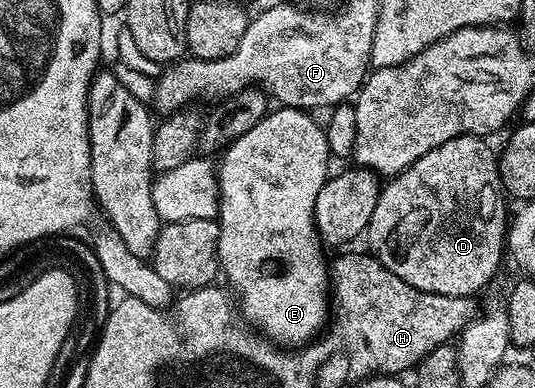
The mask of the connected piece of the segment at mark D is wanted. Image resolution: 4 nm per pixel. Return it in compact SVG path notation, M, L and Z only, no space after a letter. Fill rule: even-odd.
M455 137L446 143L442 143L442 147L434 147L434 151L426 151L426 155L422 155L422 159L418 159L408 169L397 173L381 188L380 198L374 207L374 215L370 215L370 223L366 230L366 238L372 246L371 252L380 260L383 265L390 271L394 271L394 275L398 275L398 279L402 279L406 283L410 283L410 287L418 287L418 291L426 291L434 295L454 295L455 297L476 297L479 289L484 289L496 277L496 272L500 269L500 260L506 257L506 238L508 236L510 224L510 211L508 213L508 205L504 202L506 198L506 190L500 181L500 163L497 154L492 154L492 149L488 146L489 142L483 137Z

